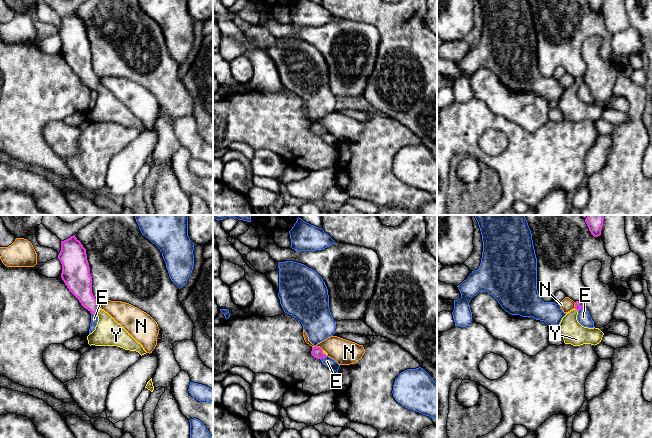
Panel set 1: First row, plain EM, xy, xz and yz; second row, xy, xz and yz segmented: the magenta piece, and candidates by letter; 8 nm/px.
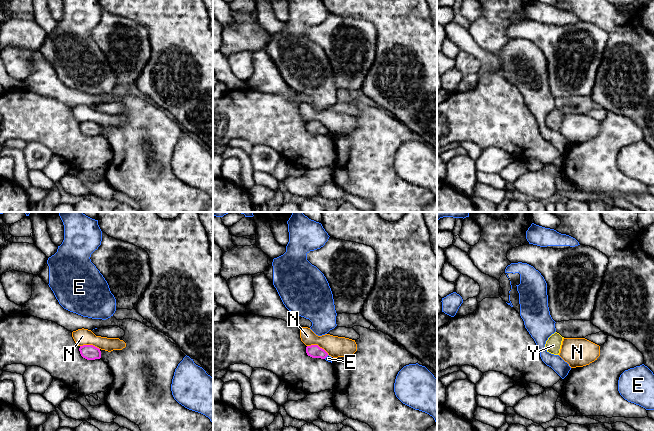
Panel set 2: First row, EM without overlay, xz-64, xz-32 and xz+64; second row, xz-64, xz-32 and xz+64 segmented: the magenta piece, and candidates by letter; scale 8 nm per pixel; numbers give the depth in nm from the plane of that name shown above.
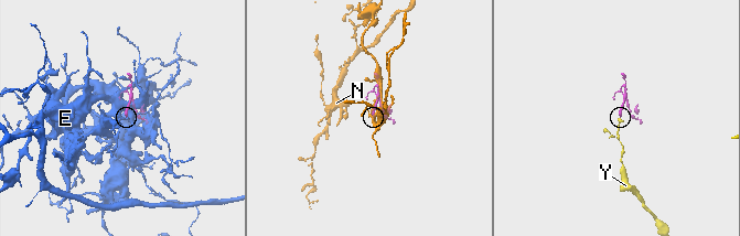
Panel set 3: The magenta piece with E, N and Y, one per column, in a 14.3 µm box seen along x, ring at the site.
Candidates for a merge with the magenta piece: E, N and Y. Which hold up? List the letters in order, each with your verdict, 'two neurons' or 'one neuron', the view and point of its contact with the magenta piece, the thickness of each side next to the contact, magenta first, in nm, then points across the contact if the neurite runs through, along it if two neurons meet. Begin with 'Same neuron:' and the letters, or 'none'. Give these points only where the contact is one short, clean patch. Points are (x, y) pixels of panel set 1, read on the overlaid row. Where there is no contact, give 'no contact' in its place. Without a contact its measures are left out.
Same neuron: Y
E: two neurons; contact xz (323, 357); calibres 90 and 80 nm
N: two neurons; contact xz (318, 347); calibres 90 and 200 nm
Y: one neuron; contact xy (98, 310); calibres 190 and 220 nm; way xy (80, 285), (85, 297), (98, 310), (104, 318), (108, 332)

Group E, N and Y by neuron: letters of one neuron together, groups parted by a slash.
E / N / Y

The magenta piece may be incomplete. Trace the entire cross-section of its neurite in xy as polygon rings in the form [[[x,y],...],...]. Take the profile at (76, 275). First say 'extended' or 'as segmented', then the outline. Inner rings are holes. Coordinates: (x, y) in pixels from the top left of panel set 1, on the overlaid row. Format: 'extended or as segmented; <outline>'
extended; [[[75,237],[61,241],[58,259],[62,264],[61,278],[69,291],[91,314],[98,316],[95,330],[87,336],[88,344],[95,346],[117,346],[136,351],[141,356],[147,352],[120,324],[102,310],[100,301],[92,293],[92,276],[86,249]]]

